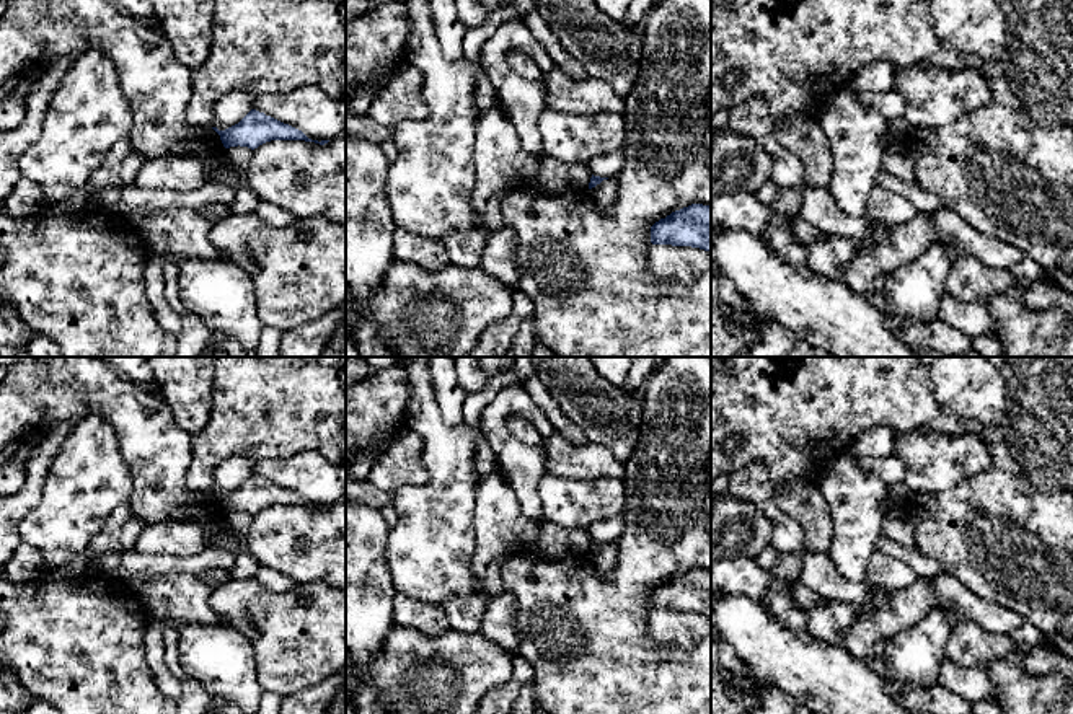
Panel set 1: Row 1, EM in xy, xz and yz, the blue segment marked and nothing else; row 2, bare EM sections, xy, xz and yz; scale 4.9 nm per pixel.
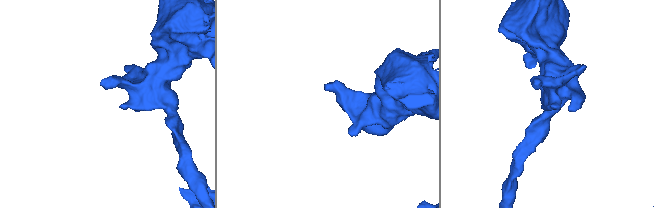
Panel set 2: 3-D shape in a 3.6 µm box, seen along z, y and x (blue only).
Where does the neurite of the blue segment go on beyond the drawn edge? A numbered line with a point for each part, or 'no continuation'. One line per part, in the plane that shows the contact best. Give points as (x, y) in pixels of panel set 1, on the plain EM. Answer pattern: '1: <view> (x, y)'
no continuation

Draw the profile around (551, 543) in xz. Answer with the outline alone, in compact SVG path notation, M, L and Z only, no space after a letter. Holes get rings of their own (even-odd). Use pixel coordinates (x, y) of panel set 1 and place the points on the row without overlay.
M541 523L533 541L515 554L533 561L563 561L571 556L589 554L592 538L582 530L563 530L556 525Z

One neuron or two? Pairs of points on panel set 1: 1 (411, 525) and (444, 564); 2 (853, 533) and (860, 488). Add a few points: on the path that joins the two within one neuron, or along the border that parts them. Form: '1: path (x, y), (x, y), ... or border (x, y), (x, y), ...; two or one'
1: path (421, 535), (431, 545), (434, 555); one
2: path (856, 522), (858, 499); one

